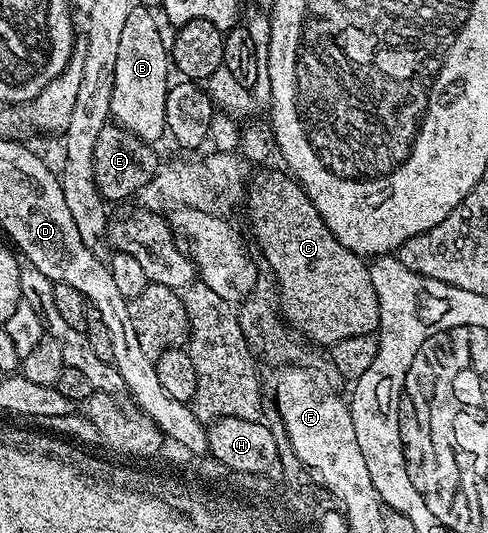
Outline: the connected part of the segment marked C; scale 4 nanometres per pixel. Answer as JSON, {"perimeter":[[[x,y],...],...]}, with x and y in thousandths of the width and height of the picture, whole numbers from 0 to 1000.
{"perimeter":[[[549,326],[527,341],[523,336],[504,364],[516,439],[574,535],[570,582],[580,600],[600,621],[656,653],[678,653],[693,638],[717,638],[717,630],[770,627],[779,617],[779,572],[775,548],[766,548],[766,525],[758,525],[756,493],[740,478],[717,473],[717,465],[684,443],[613,341],[582,326]]]}

